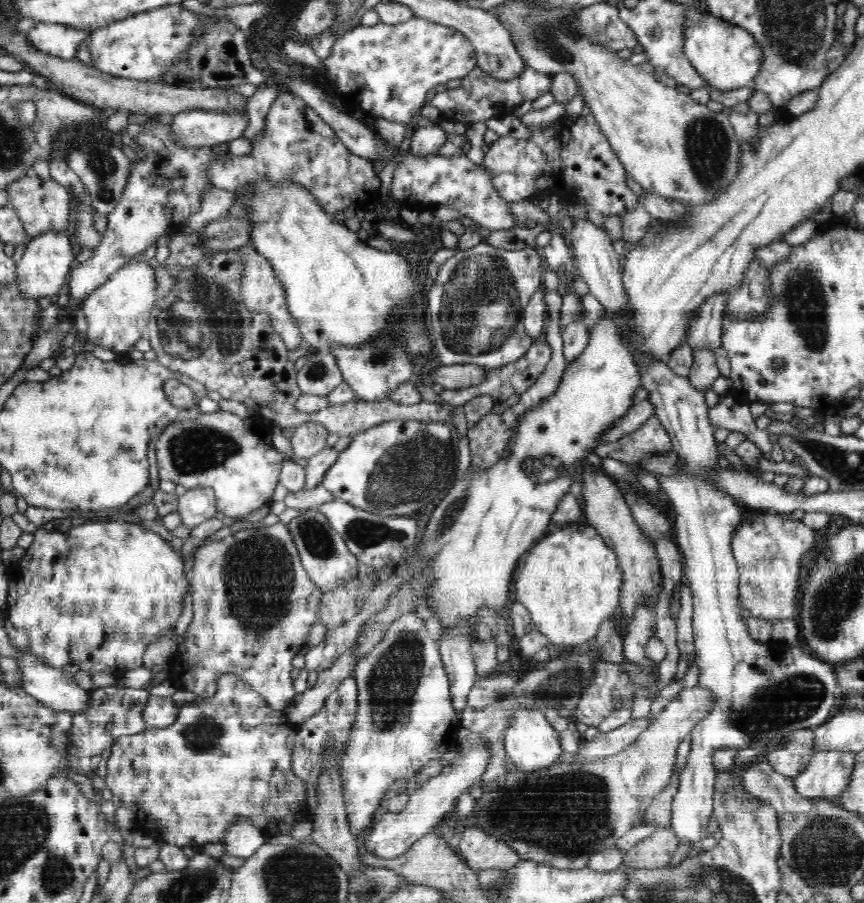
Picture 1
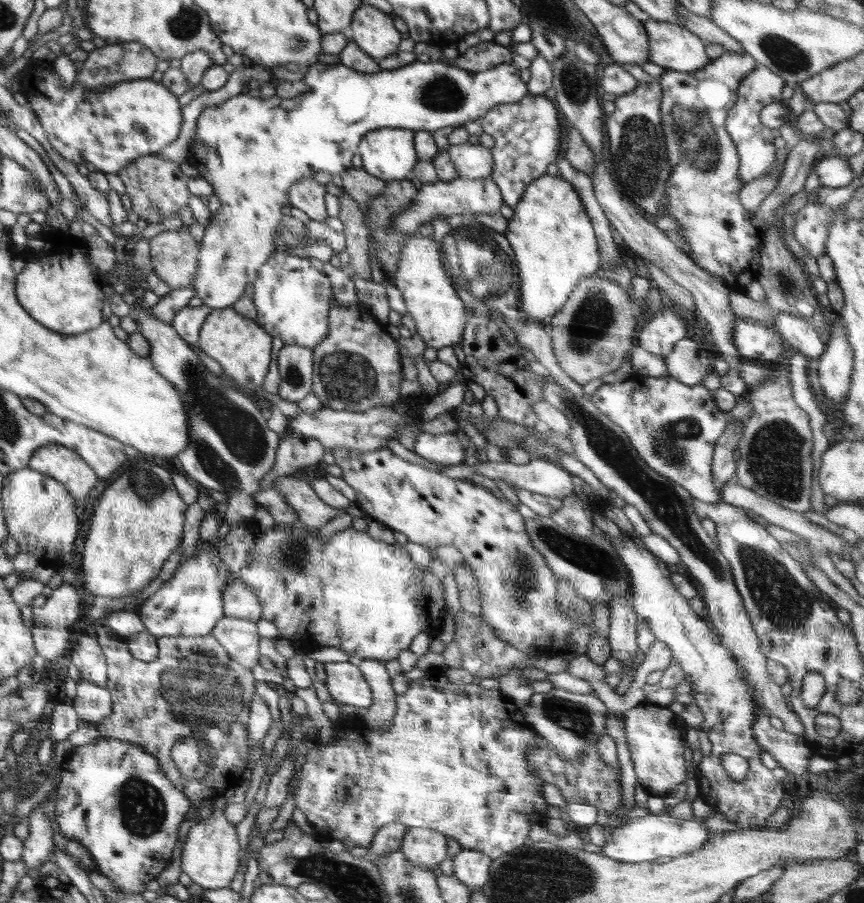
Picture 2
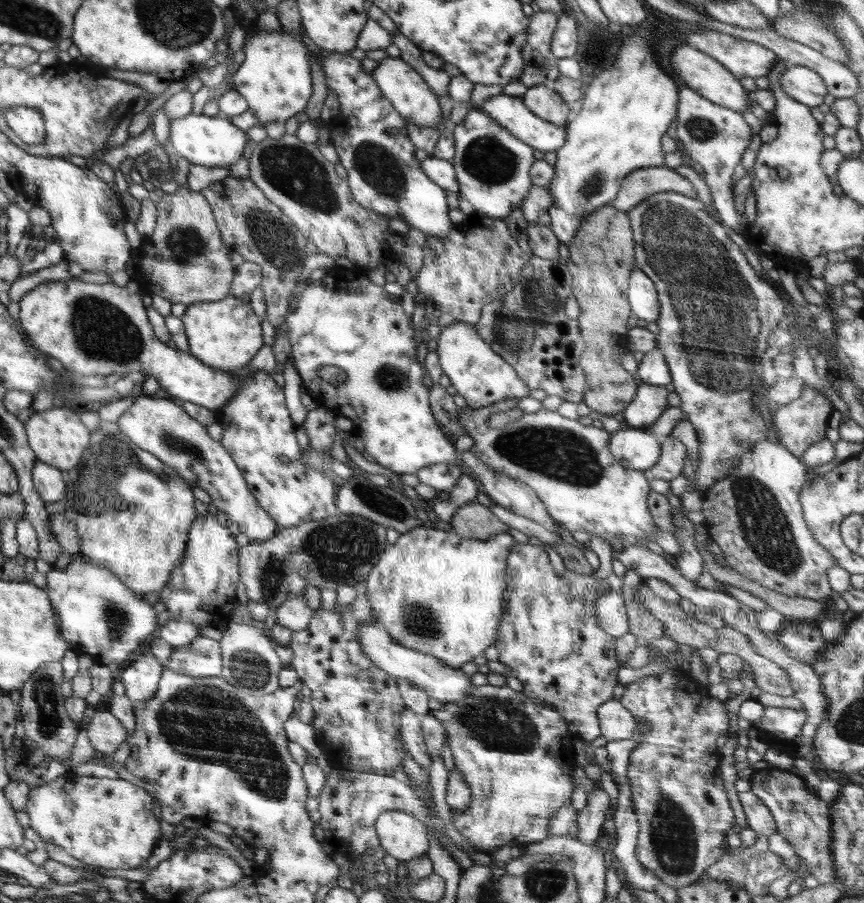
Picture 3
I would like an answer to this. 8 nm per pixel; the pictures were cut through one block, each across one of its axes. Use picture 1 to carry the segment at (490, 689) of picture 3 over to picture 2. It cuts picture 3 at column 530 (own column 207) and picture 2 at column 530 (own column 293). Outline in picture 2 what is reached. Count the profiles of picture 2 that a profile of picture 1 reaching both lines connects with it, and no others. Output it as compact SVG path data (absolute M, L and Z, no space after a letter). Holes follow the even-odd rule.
M430 672L429 674L426 674L425 677L419 678L419 680L416 679L414 681L410 681L408 690L406 690L404 694L397 696L396 714L394 714L394 720L392 720L392 726L390 726L390 730L388 730L388 732L382 732L382 734L378 734L378 732L374 732L374 730L369 730L369 727L362 722L351 726L342 726L336 723L334 731L335 735L330 745L324 746L322 742L318 742L315 747L308 749L308 753L305 755L305 763L302 765L300 771L297 772L297 780L295 783L290 785L291 793L288 791L288 794L295 798L295 808L299 808L300 810L302 810L302 812L304 812L304 814L306 814L306 818L308 819L312 827L314 827L316 833L326 832L326 834L328 834L328 836L330 836L332 840L338 840L343 842L346 848L348 848L349 850L354 848L354 846L363 846L368 849L368 846L370 846L370 844L372 844L372 842L374 841L374 838L376 837L376 834L378 833L378 830L381 828L381 826L387 825L388 823L392 822L400 822L408 825L409 828L436 830L437 832L444 834L446 837L451 837L463 848L478 850L482 854L489 856L493 861L495 858L502 857L503 854L511 853L512 850L520 848L520 846L524 845L534 824L545 825L546 821L548 820L548 802L546 802L544 797L540 794L540 788L542 788L542 784L544 784L544 779L538 777L536 773L532 773L532 771L528 769L528 761L526 761L526 758L528 758L528 750L532 748L532 742L534 742L534 736L536 736L536 733L534 733L534 730L531 728L531 724L526 720L526 717L524 716L524 713L522 713L521 708L515 708L514 705L510 701L508 701L499 690L484 690L480 688L479 684L473 683L452 684L452 682L448 681L448 678L445 677L445 675L439 675L434 672Z

